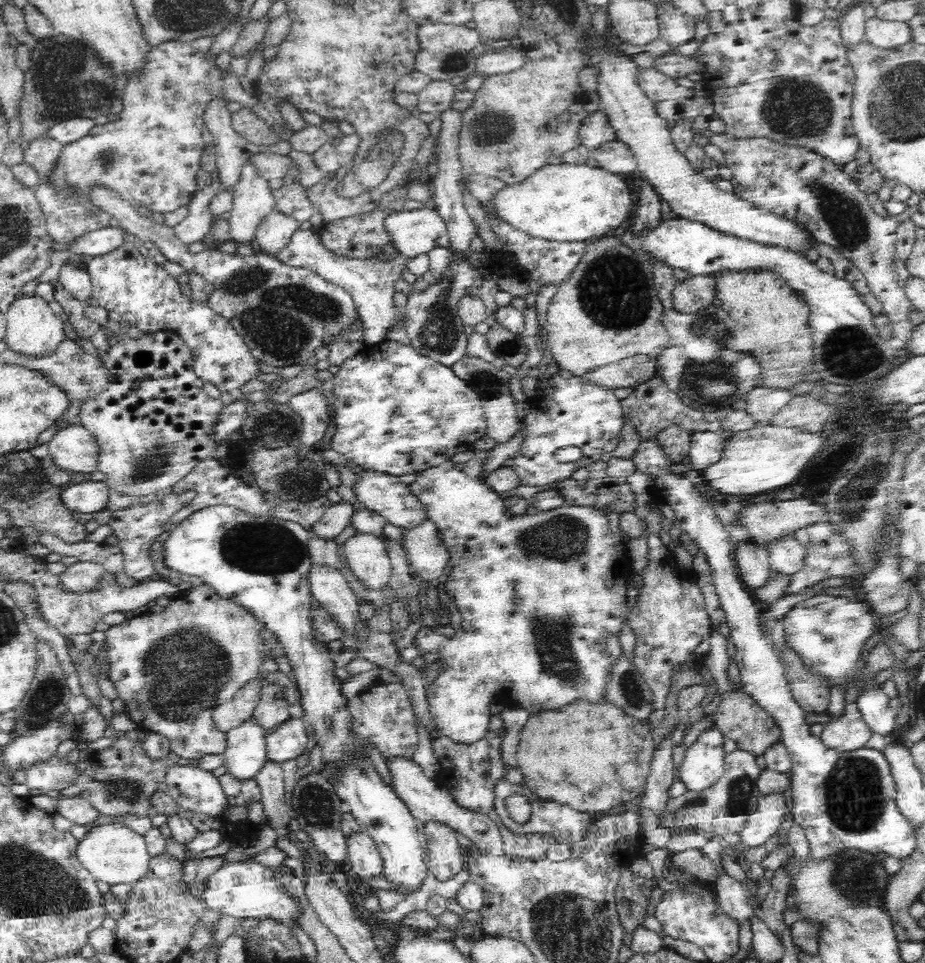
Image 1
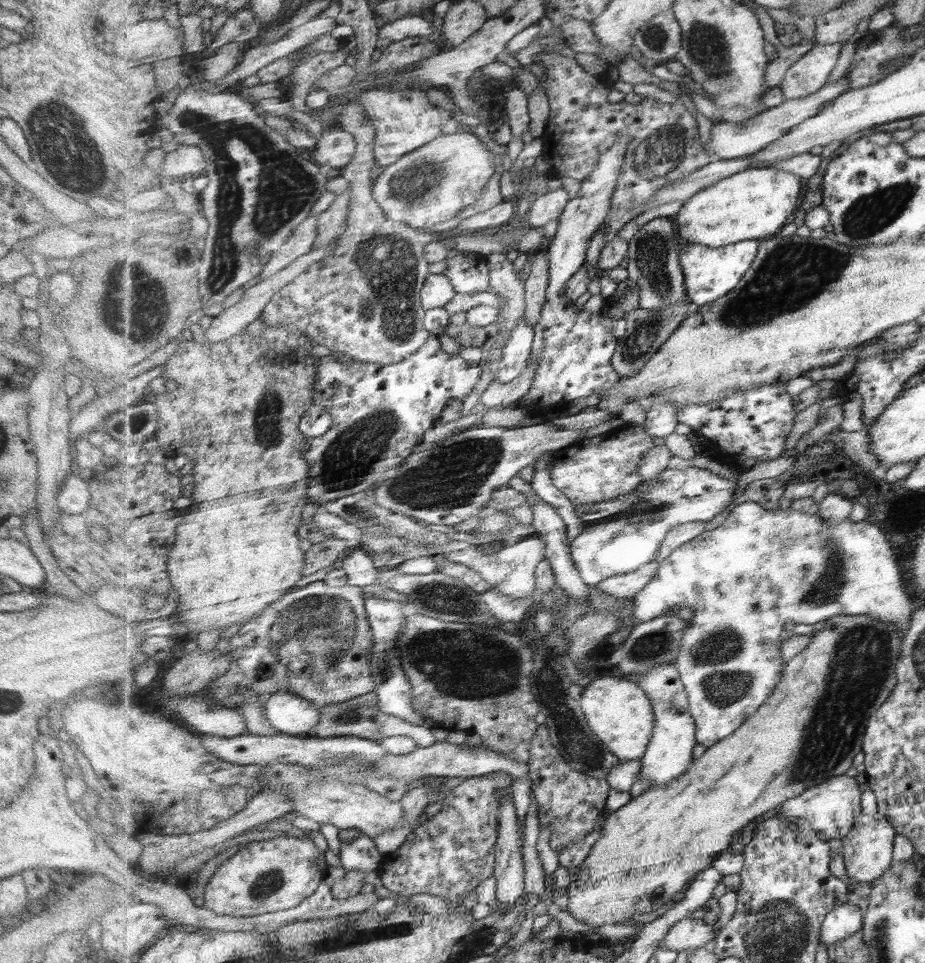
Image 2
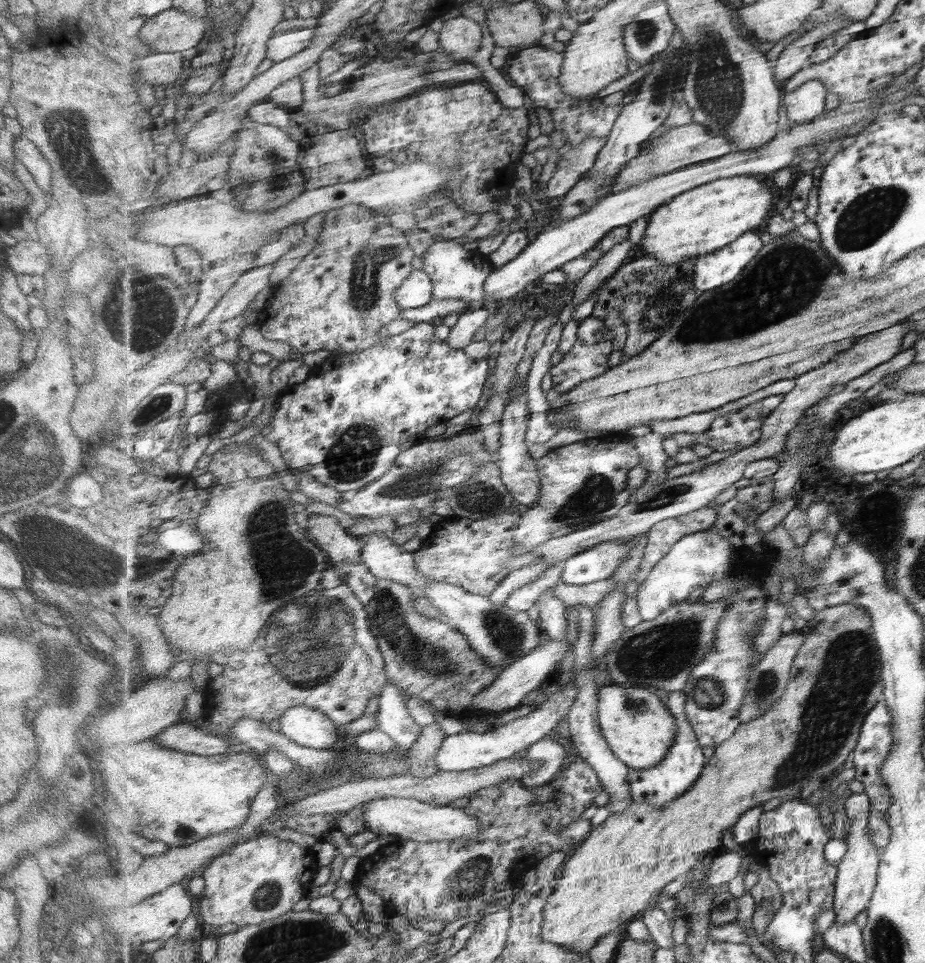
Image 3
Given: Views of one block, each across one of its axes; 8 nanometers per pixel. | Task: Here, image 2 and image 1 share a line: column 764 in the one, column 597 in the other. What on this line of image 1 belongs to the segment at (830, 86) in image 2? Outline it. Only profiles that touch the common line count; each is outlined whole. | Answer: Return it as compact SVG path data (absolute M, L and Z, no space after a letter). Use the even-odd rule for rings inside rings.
M598 108L584 118L579 133L582 145L590 152L606 142L617 140L616 131L609 125L608 117Z

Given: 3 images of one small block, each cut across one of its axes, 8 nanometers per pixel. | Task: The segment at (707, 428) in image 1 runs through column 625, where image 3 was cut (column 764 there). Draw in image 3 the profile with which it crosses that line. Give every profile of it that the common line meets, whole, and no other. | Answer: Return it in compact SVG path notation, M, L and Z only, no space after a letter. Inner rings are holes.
M785 395L769 396L763 401L751 404L738 412L727 413L725 416L719 416L713 421L711 428L705 434L708 446L712 447L717 452L725 452L733 449L744 449L753 446L762 437L762 426L771 413L773 413L785 399Z

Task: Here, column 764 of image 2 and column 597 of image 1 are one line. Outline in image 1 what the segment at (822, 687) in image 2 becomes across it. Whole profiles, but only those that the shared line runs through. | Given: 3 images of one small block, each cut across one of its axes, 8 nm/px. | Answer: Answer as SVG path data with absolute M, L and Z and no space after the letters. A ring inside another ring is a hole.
M606 698L600 705L576 701L562 712L546 710L542 714L534 714L529 716L519 732L517 768L522 770L524 785L542 801L568 806L571 810L592 817L594 814L606 813L616 806L622 806L625 802L640 797L645 790L656 750L651 729L612 706Z

